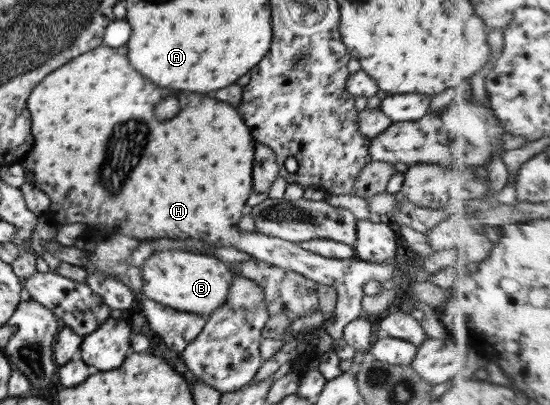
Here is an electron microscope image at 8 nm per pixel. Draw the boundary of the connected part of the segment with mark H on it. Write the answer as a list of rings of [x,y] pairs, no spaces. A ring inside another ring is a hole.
[[[99,46],[99,48],[93,48],[73,60],[69,60],[67,64],[59,66],[57,70],[53,70],[51,74],[45,76],[45,80],[41,80],[29,94],[27,98],[27,110],[31,114],[31,136],[33,136],[33,148],[26,154],[21,162],[21,166],[27,175],[30,177],[32,185],[41,190],[47,198],[49,198],[49,207],[46,211],[46,216],[50,222],[59,226],[68,225],[73,223],[81,223],[85,225],[86,229],[83,237],[96,242],[96,240],[104,237],[105,235],[121,234],[133,238],[133,240],[151,240],[151,239],[171,239],[171,240],[183,240],[183,238],[189,238],[189,240],[197,240],[207,244],[211,247],[233,247],[237,250],[246,252],[251,257],[278,266],[279,268],[285,268],[291,272],[297,272],[302,274],[305,278],[316,282],[318,285],[332,286],[335,289],[337,296],[337,302],[335,302],[335,308],[332,310],[333,322],[327,325],[324,330],[333,339],[333,346],[338,340],[342,338],[342,328],[351,320],[355,320],[362,315],[360,311],[361,300],[363,295],[362,288],[364,284],[367,284],[370,280],[377,280],[382,283],[384,280],[394,278],[396,274],[401,274],[404,282],[419,281],[425,282],[430,280],[434,284],[437,291],[443,292],[455,287],[457,284],[467,284],[472,278],[471,270],[468,266],[456,266],[453,263],[447,261],[447,259],[437,259],[433,263],[419,263],[417,258],[412,255],[408,255],[404,262],[404,267],[397,270],[393,268],[390,263],[372,263],[369,261],[362,261],[357,258],[351,259],[330,259],[319,256],[318,254],[303,250],[298,243],[292,243],[285,240],[280,240],[274,237],[265,236],[261,233],[247,233],[239,232],[237,230],[238,218],[242,216],[242,208],[246,204],[247,198],[249,198],[249,192],[252,190],[251,176],[254,153],[254,141],[251,138],[248,128],[245,128],[243,120],[239,118],[239,114],[229,106],[229,104],[223,104],[219,100],[213,100],[213,98],[201,98],[197,104],[189,104],[187,108],[187,116],[175,116],[167,122],[155,122],[153,120],[153,106],[165,98],[165,94],[169,94],[167,88],[157,88],[153,86],[147,78],[139,76],[139,72],[135,72],[129,62],[127,62],[127,50],[125,46],[119,46],[119,48],[107,48],[107,46]]]

